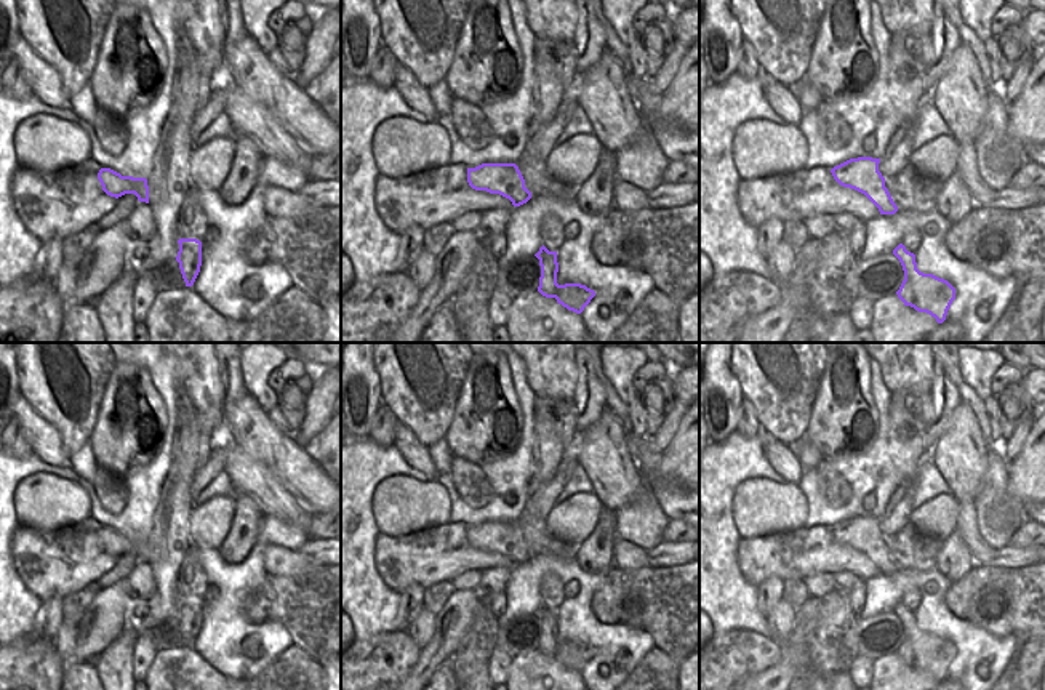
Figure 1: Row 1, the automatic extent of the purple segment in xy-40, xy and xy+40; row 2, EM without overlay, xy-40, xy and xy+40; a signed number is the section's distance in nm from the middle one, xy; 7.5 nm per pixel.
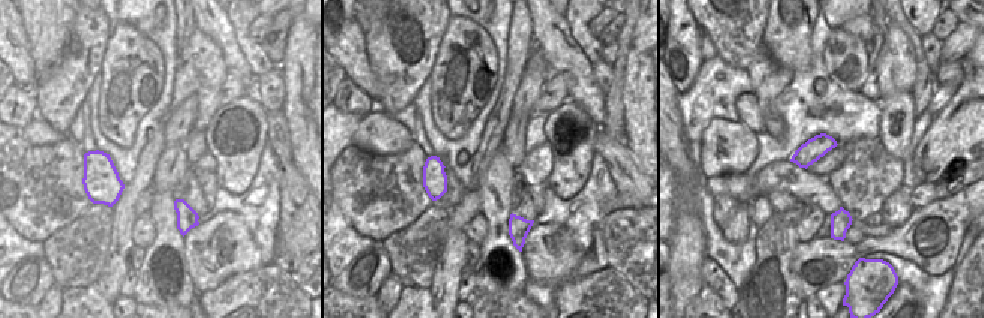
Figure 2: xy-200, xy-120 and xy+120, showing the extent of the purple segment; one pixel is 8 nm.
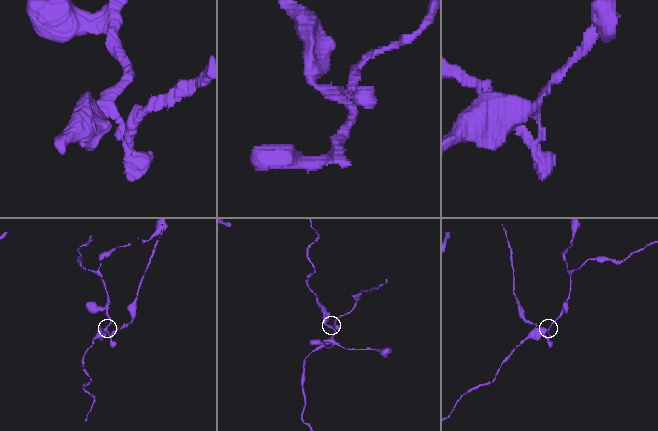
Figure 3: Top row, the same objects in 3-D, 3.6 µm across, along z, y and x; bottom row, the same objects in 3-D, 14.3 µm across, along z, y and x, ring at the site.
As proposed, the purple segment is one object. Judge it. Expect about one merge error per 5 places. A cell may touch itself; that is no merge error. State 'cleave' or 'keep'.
cleave

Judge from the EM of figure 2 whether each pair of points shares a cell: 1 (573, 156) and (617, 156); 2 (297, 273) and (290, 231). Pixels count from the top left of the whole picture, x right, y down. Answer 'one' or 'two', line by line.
1: two
2: two

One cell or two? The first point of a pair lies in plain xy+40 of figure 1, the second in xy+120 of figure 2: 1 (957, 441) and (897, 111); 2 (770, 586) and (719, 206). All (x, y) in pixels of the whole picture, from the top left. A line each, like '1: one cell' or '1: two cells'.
1: two cells
2: one cell

